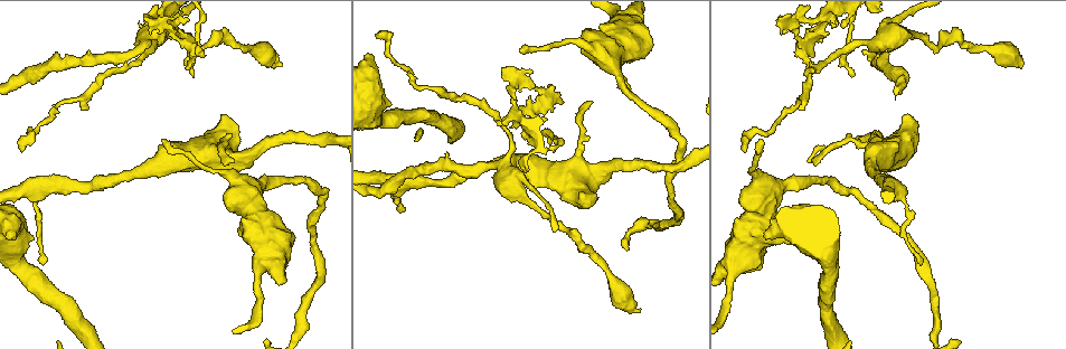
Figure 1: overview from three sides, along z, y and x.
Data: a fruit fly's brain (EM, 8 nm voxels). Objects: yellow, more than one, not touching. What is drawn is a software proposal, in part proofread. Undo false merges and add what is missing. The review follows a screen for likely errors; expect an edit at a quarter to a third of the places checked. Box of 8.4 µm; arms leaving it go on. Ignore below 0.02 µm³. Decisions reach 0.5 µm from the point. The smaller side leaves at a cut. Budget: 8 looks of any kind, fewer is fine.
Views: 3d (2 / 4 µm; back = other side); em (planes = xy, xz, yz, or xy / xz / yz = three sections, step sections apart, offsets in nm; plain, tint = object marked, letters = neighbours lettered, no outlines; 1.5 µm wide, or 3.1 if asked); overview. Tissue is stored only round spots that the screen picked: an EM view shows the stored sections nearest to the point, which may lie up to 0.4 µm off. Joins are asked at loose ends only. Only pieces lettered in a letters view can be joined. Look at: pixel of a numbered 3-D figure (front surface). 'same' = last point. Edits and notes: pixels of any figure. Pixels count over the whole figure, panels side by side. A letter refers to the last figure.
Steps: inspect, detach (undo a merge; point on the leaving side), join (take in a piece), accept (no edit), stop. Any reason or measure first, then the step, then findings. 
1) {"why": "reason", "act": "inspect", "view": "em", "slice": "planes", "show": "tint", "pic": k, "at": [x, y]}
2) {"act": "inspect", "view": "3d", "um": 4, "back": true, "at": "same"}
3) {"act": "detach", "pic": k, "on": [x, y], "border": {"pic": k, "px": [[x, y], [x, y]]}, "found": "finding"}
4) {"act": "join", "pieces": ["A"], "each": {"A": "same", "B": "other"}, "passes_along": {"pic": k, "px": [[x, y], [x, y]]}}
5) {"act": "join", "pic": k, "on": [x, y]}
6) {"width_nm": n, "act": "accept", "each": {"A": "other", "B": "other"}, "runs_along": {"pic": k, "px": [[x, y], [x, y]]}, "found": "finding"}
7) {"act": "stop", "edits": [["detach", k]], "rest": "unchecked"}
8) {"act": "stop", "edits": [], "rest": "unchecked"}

{"why": "tapers out", "act": "inspect", "view": "em", "slice": "planes", "show": "letters", "pic": 1, "at": [922, 262]}

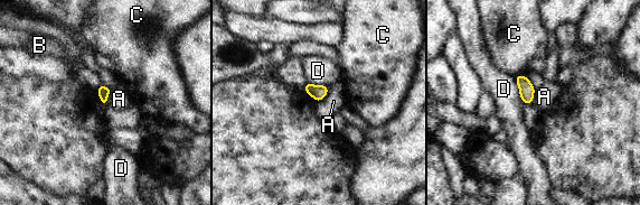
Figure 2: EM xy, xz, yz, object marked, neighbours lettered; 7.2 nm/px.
{"width_nm": 80, "act": "accept", "each": {"A": "other", "B": "other", "C": "other", "D": "other"}, "border": {"pic": 2, "px": [[328, 86], [328, 93], [317, 102]]}, "found": "none of them fits"}

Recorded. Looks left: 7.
{"why": "thin end", "act": "inspect", "view": "em", "slice": "xy", "step": 8, "show": "tint", "pic": 1, "at": [509, 71]}

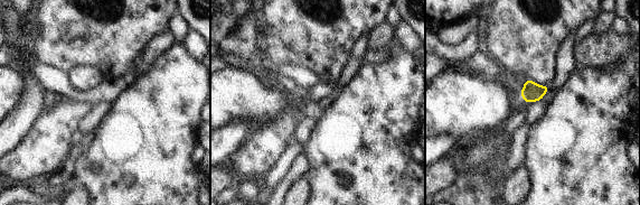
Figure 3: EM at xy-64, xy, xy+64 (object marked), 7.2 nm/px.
{"why": "another direction", "act": "inspect", "view": "em", "slice": "planes", "show": "letters", "at": "same"}

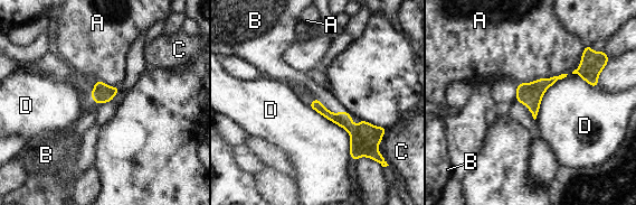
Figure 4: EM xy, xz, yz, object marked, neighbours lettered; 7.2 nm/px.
{"longest_contact_nm": ["A", 380], "act": "accept", "each": {"A": "other", "B": "other", "C": "other", "D": "other"}, "border": {"pic": 4, "px": [[558, 80], [546, 91], [534, 119]]}, "found": "none of them fits"}

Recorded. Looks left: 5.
{"why": "long arm stops here", "act": "inspect", "view": "3d", "um": 2, "back": true, "pic": 1, "at": [744, 152]}

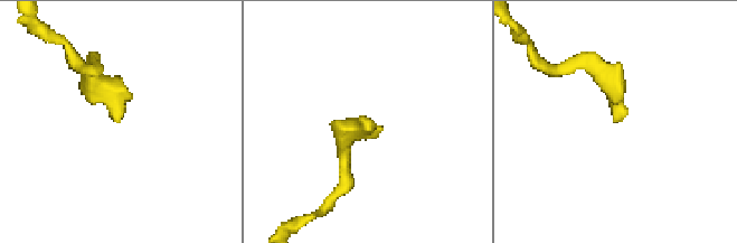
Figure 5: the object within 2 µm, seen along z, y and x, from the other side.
{"act": "inspect", "view": "em", "slice": "yz", "step": 8, "show": "tint", "pic": 5, "at": [368, 129]}

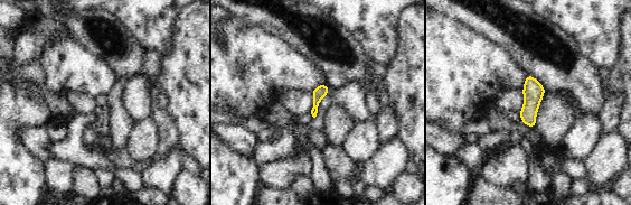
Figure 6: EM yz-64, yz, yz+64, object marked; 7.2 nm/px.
{"act": "inspect", "view": "em", "slice": "planes", "show": "letters", "at": "same"}

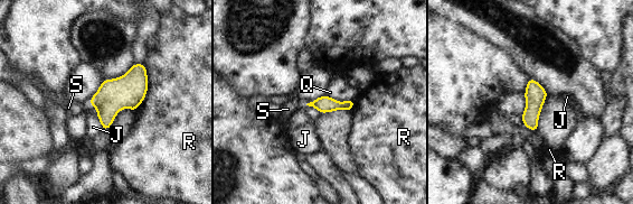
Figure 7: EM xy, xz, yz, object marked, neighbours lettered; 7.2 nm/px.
{"width_nm": 120, "act": "accept", "each": {"J": "other", "Q": "other", "R": "other", "S": "other"}, "border": {"pic": 7, "px": [[96, 112], [103, 129]]}, "found": "no lettered piece goes on from it"}

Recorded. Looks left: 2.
{"act": "stop", "edits": [], "rest": "unchecked"}

